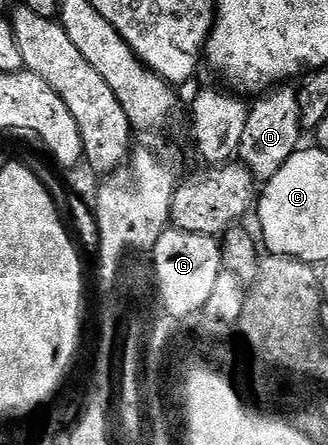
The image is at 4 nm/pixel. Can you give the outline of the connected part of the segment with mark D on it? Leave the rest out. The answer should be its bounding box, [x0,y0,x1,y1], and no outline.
[237,86,305,182]

